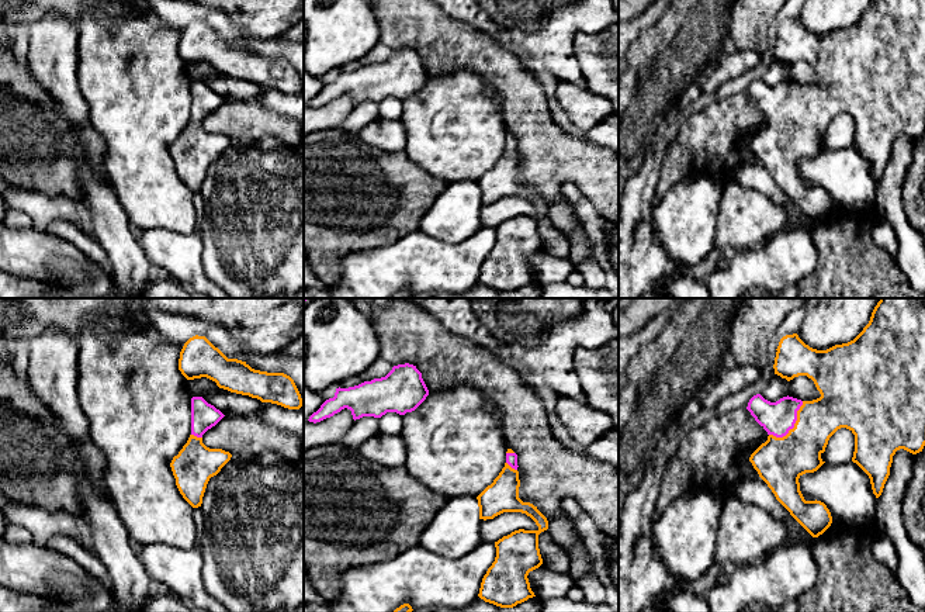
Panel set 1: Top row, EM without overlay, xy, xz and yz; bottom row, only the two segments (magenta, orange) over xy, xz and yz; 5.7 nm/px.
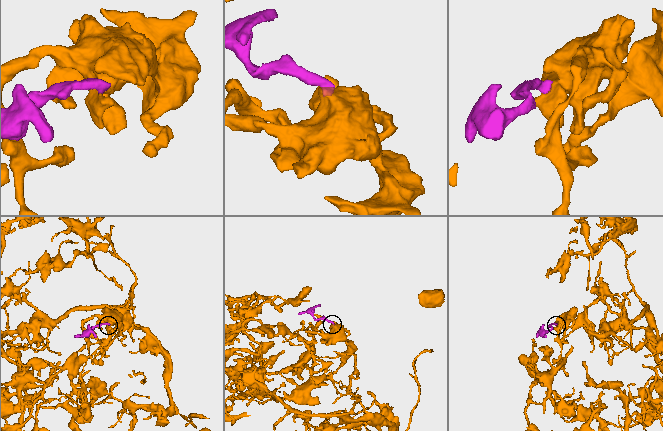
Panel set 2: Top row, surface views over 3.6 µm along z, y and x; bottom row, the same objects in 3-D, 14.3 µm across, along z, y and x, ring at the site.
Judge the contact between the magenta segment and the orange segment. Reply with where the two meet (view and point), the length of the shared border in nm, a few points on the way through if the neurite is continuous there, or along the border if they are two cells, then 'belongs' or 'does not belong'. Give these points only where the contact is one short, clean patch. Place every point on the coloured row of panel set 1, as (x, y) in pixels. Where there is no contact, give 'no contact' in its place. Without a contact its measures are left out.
contact yz (793, 426); length 280 nm; way yz (778, 418), (787, 421), (793, 426), (793, 448), (779, 462); belongs

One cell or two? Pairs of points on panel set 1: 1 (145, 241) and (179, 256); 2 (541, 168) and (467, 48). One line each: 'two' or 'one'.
1: one
2: one

